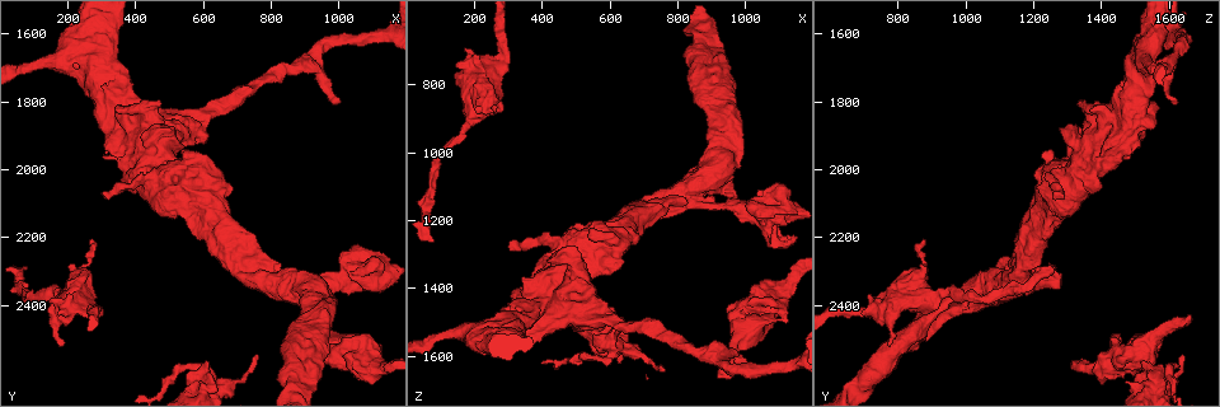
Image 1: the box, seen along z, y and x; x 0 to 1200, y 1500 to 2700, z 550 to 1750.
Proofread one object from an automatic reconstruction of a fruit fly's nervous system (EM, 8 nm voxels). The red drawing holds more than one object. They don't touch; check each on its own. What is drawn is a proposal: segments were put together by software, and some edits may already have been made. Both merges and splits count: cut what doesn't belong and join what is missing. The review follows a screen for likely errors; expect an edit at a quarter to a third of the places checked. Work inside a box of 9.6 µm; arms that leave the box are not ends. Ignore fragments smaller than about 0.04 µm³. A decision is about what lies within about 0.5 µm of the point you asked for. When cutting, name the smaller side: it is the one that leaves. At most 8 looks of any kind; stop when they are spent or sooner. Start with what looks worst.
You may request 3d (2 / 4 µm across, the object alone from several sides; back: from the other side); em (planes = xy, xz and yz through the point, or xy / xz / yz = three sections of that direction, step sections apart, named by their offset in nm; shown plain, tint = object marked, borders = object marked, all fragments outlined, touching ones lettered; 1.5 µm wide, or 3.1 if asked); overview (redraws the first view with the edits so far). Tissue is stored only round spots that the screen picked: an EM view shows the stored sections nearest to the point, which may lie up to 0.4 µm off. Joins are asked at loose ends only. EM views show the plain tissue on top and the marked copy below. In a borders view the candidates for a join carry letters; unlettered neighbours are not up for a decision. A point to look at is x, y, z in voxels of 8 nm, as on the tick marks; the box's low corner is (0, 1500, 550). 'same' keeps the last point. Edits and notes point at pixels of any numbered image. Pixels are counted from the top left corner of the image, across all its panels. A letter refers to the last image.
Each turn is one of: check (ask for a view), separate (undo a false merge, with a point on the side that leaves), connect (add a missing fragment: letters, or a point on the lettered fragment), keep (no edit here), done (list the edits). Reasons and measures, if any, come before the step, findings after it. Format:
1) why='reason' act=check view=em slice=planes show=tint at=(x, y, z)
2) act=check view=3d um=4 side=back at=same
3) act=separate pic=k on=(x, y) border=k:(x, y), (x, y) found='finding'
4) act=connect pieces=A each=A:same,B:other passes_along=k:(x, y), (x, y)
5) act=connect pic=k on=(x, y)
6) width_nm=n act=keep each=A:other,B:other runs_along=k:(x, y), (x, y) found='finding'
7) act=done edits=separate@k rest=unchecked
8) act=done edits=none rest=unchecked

why='arms part here' act=check view=em um=3.1 slice=planes show=tint at=(1100, 2590, 1410)

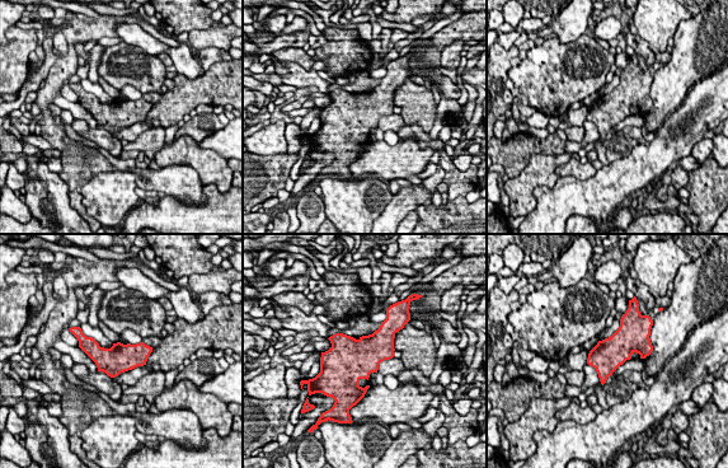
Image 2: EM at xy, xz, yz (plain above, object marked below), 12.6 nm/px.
act=check view=em um=3.1 slice=planes show=borders at=same

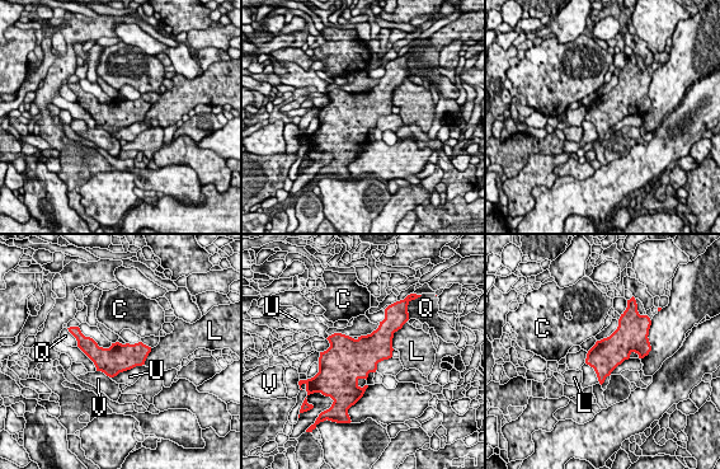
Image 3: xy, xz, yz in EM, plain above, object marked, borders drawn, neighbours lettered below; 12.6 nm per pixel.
longest_contact=U:460nm act=keep each=C:other,L:other,Q:other,U:other,V:other found='all the same neuron'

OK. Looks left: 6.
why='calibre changes' act=check view=em slice=planes show=borders at=(300, 2420, 730)

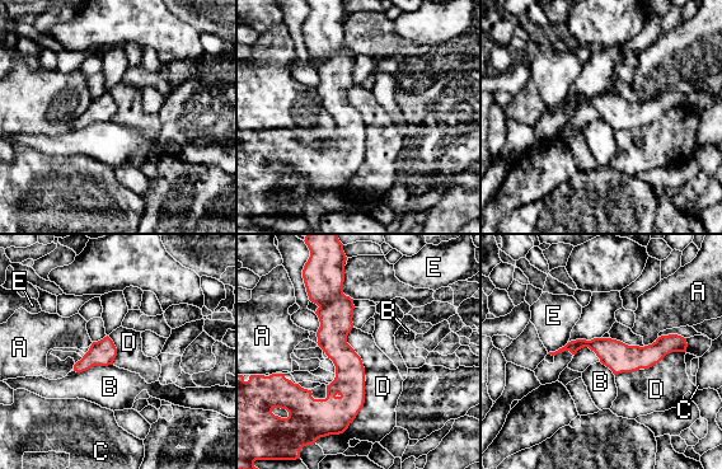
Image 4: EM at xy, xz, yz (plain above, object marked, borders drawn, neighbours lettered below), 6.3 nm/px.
width_nm=180 act=keep each=A:other,B:other,C:other,D:other,E:other border=4:(365, 381), (354, 421), (314, 442) found='all the same neuron'

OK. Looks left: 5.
why='abrupt turn' act=check view=em slice=xz step=4 show=tint at=(600, 2620, 1570)

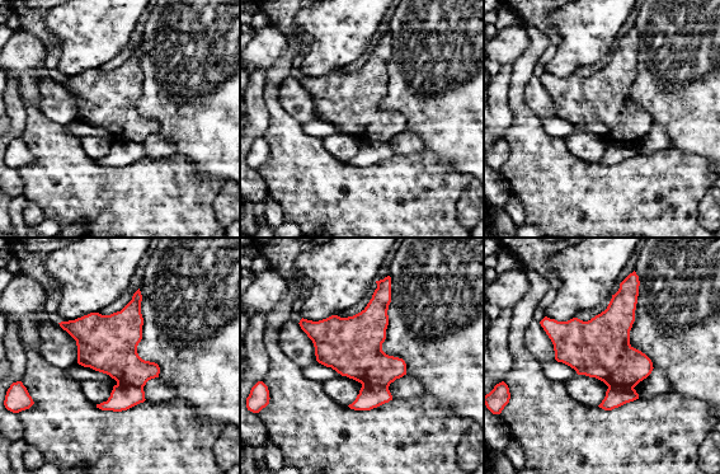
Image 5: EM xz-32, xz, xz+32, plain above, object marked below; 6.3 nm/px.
why='what lies round it' act=check view=em slice=xz step=4 show=borders at=same

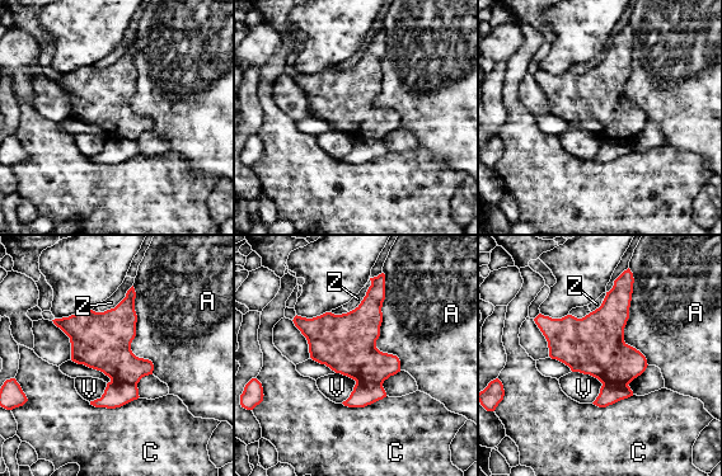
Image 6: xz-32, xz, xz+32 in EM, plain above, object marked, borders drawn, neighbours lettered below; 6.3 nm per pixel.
act=separate pic=6 on=(116, 394) each=A:other,C:other,V:other,Z:other border=6:(111, 380), (136, 385) found='a second neuron is stuck on'

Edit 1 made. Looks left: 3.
act=done edits=separate@6 rest=unchecked

